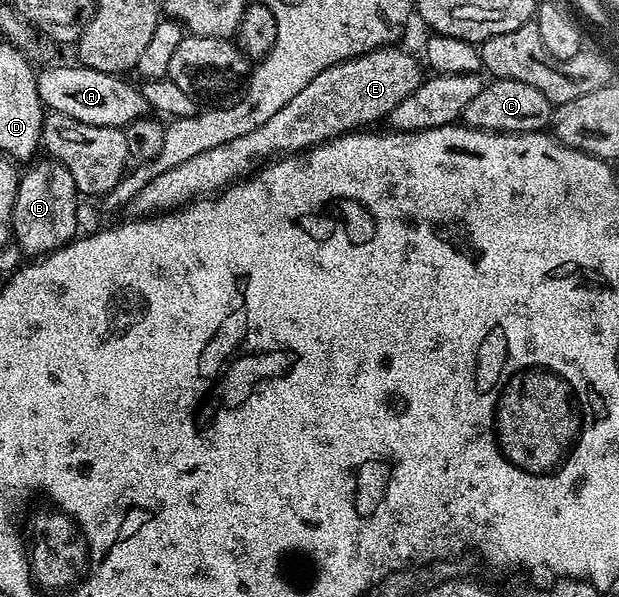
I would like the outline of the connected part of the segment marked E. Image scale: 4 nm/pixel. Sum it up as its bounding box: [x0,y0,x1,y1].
[132,45,423,217]

